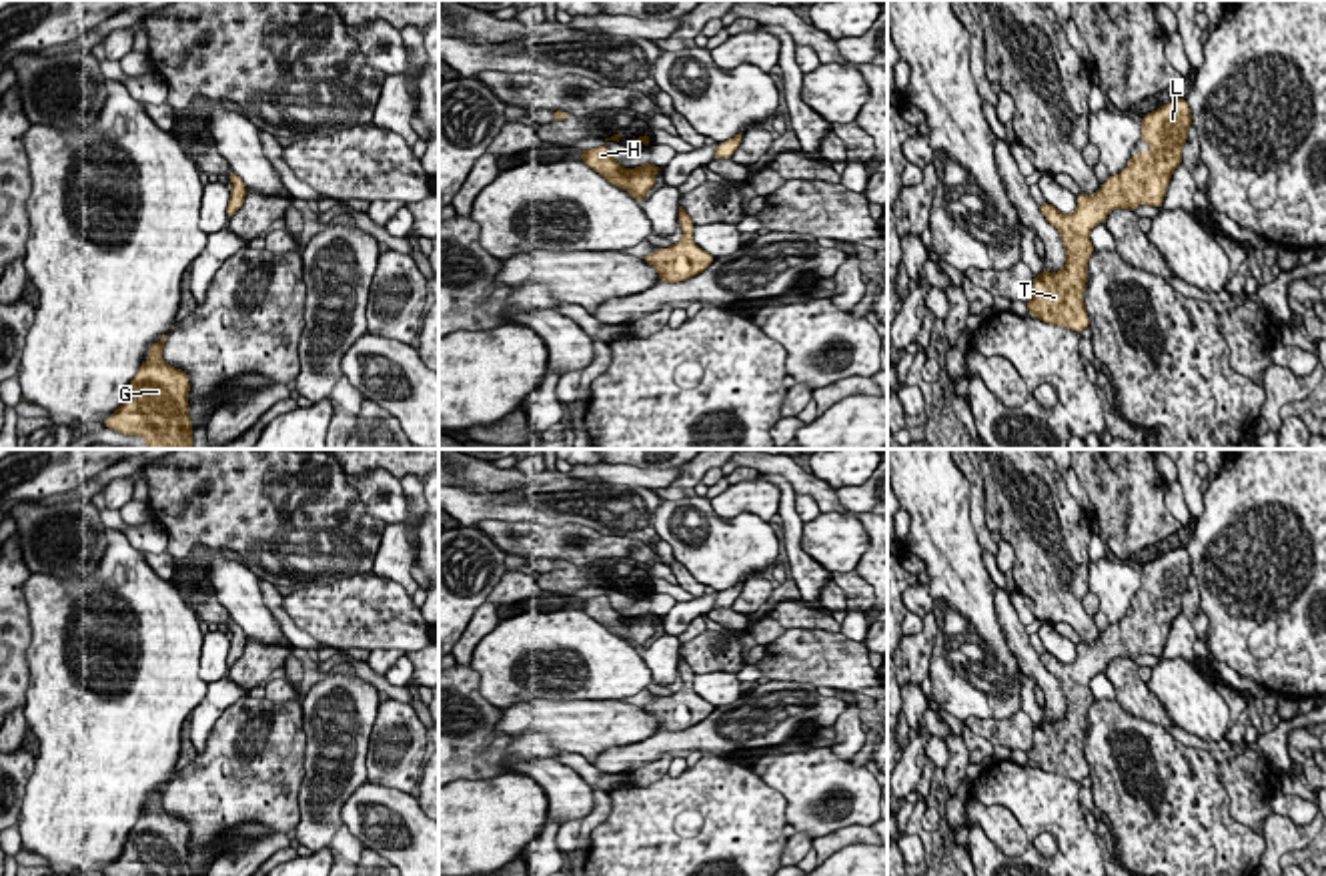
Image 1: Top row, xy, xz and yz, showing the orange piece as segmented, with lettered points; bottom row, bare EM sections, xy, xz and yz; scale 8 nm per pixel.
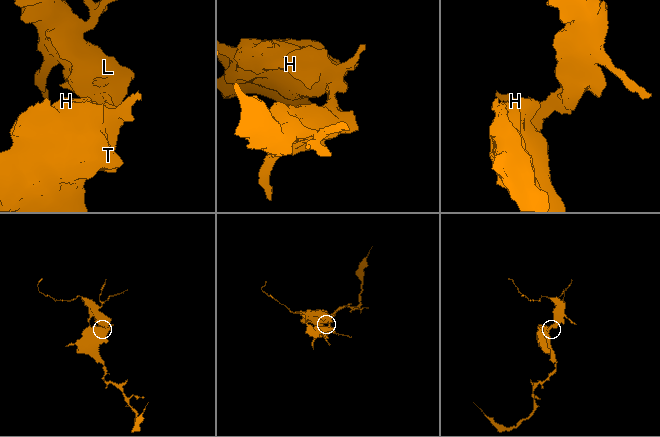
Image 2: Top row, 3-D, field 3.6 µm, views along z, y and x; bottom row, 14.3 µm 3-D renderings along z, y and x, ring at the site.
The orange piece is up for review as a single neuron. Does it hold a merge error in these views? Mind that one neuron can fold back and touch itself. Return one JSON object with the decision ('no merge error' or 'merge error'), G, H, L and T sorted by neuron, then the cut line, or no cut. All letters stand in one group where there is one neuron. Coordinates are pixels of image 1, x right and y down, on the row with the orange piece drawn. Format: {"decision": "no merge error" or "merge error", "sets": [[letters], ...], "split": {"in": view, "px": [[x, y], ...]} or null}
{"decision": "no merge error", "sets": [["G", "H", "L", "T"]], "split": null}

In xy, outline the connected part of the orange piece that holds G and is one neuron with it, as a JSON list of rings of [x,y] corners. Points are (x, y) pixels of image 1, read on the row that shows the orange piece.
[[[168,335],[148,347],[146,363],[130,381],[122,405],[104,427],[146,439],[146,449],[192,449],[188,375],[164,363]]]

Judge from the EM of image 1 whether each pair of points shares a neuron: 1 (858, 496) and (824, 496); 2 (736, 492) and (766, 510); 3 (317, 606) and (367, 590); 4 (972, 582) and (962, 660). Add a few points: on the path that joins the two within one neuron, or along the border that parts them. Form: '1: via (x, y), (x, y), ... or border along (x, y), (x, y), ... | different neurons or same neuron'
1: border along (834, 490), (836, 498), (850, 512) | different neurons
2: via (744, 498), (758, 502) | same neuron
3: via (329, 606), (351, 606), (355, 602) | same neuron
4: via (974, 602), (978, 606), (978, 640) | same neuron

